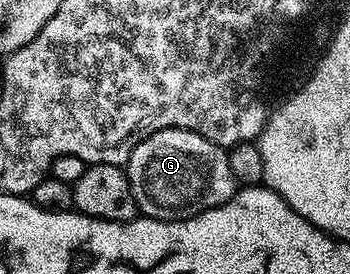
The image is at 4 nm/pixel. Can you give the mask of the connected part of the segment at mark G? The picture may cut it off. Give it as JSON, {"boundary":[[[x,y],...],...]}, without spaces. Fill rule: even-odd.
{"boundary":[[[178,127],[163,129],[135,145],[127,164],[127,174],[137,210],[146,219],[190,219],[207,209],[223,205],[235,190],[226,148],[207,141],[207,137],[199,133]]]}

